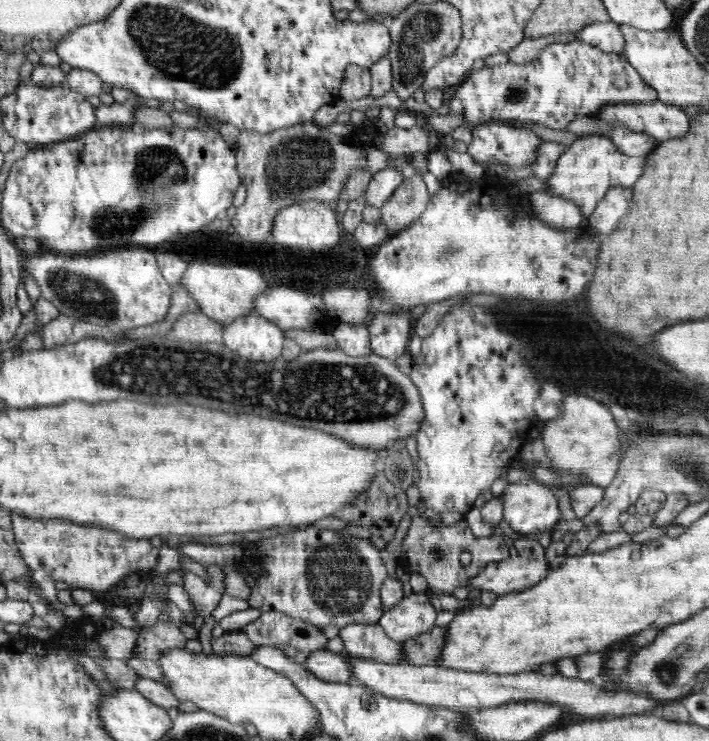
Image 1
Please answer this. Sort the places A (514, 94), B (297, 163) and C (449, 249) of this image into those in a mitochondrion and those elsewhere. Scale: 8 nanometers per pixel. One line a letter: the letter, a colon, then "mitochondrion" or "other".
A: mitochondrion
B: mitochondrion
C: mitochondrion

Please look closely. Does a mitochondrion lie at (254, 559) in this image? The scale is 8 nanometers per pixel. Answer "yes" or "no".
no

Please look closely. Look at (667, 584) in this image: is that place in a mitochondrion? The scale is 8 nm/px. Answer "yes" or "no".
no

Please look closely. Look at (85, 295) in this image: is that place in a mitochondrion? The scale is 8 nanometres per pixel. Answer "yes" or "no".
yes

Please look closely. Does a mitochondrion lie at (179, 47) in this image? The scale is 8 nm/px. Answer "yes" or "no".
yes

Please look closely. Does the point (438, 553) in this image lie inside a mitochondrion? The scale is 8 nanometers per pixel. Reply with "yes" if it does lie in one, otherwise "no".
yes

